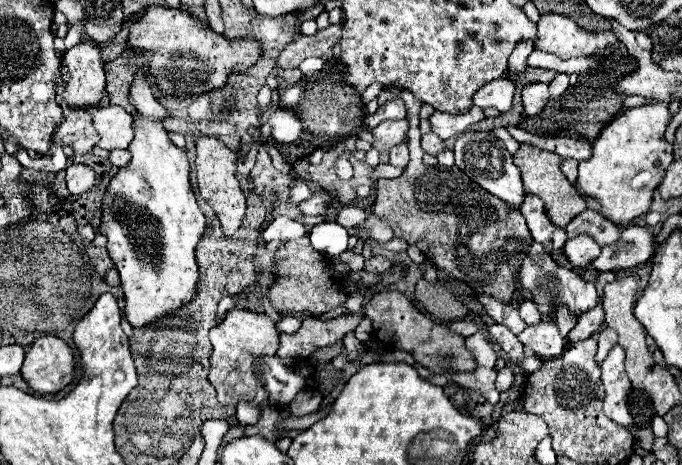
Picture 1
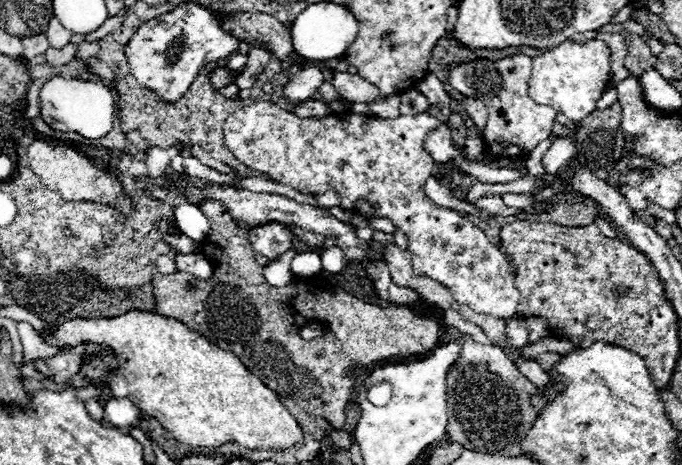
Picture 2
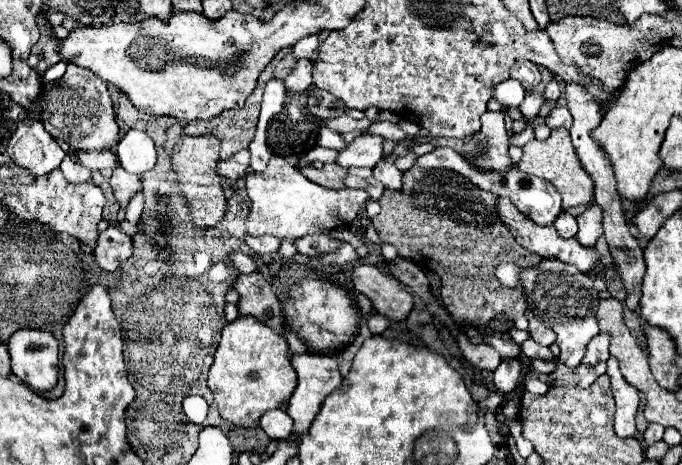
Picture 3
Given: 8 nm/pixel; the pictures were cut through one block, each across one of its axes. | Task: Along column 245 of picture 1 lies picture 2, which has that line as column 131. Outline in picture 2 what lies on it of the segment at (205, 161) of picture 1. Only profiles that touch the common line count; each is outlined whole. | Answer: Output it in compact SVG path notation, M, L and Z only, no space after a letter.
M38 138L28 146L26 156L28 156L30 168L60 198L64 198L68 202L70 200L74 200L74 202L76 200L90 200L90 202L98 202L98 204L106 204L106 206L118 206L124 216L130 216L134 212L132 198L122 192L122 182L120 182L118 174L96 168L86 156L78 154L76 150L66 148L66 146L50 146L48 142Z

